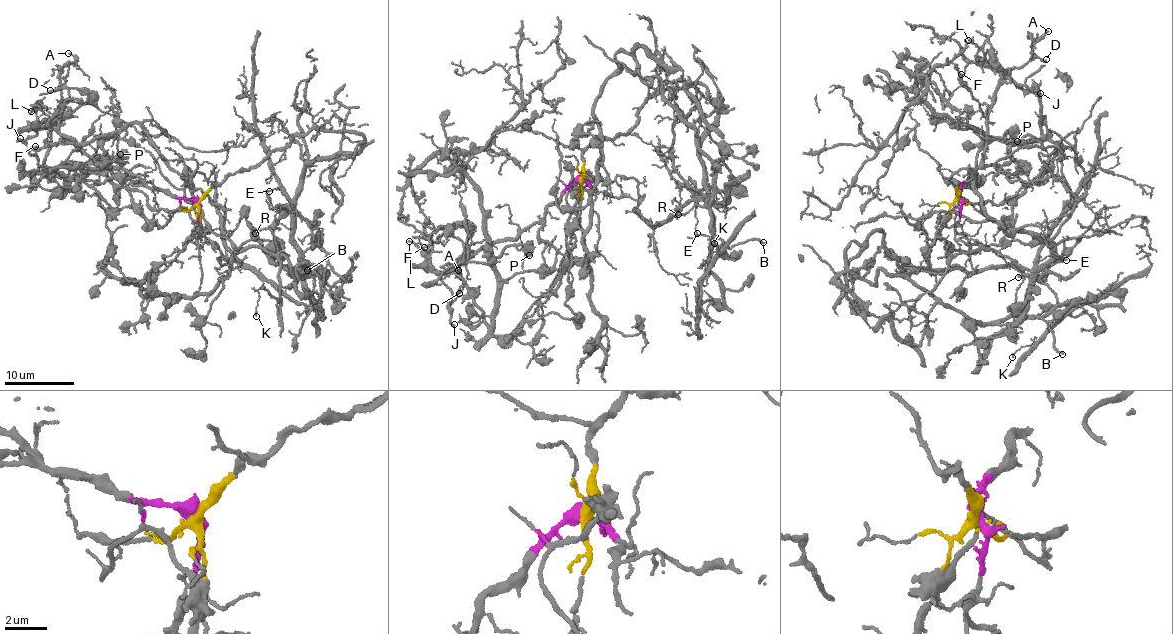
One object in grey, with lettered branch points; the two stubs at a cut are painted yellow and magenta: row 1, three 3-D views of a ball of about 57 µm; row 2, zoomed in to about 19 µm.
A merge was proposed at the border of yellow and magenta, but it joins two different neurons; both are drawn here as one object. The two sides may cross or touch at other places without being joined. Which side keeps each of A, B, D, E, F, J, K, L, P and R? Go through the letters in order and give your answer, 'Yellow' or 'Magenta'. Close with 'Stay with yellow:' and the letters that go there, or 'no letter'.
A: Magenta
B: Yellow
D: Magenta
E: Yellow
F: Magenta
J: Magenta
K: Yellow
L: Magenta
P: Magenta
R: Yellow
Stay with yellow: B, E, K, R

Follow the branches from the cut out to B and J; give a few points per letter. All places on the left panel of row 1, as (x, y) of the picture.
B: (196, 202), (296, 137), (354, 130), (359, 150), (318, 156), (301, 173), (298, 272), (270, 259), (307, 270)
J: (196, 202), (169, 196), (112, 166), (106, 167), (53, 129), (36, 128), (34, 135), (20, 138)

